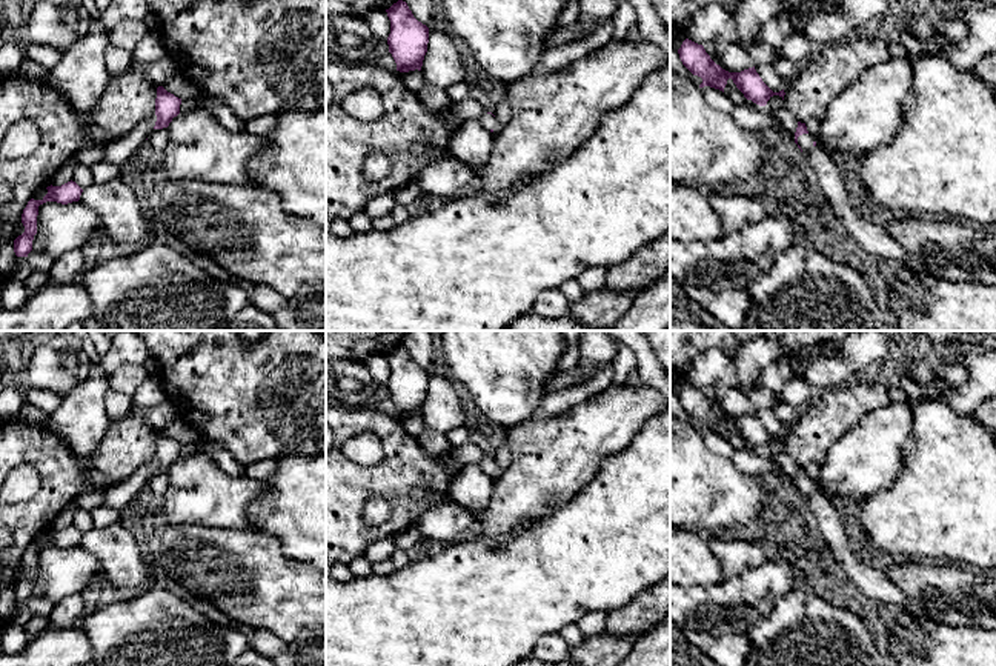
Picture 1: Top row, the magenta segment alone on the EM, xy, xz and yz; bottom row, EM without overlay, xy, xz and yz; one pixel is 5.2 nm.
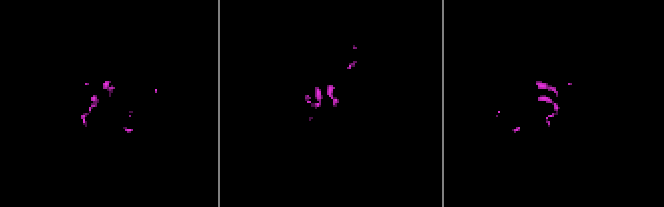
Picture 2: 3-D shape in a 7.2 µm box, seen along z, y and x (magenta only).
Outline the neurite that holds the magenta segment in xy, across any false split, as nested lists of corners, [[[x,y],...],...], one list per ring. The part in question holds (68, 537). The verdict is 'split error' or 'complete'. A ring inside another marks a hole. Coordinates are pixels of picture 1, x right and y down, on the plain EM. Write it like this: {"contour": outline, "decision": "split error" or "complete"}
{"contour": [[[114,523],[81,534],[71,524],[61,531],[51,529],[40,534],[28,546],[22,558],[25,577],[14,584],[15,600],[28,601],[32,595],[40,549],[46,546],[68,549],[78,544],[98,560],[101,575],[118,592],[120,598],[132,597],[154,584],[152,578],[158,571],[154,561],[141,555],[140,532],[124,528],[121,523]]], "decision": "split error"}

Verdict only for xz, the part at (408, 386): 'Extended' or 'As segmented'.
As segmented

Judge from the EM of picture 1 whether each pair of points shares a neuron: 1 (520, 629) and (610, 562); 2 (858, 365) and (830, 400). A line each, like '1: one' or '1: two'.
1: one
2: two

